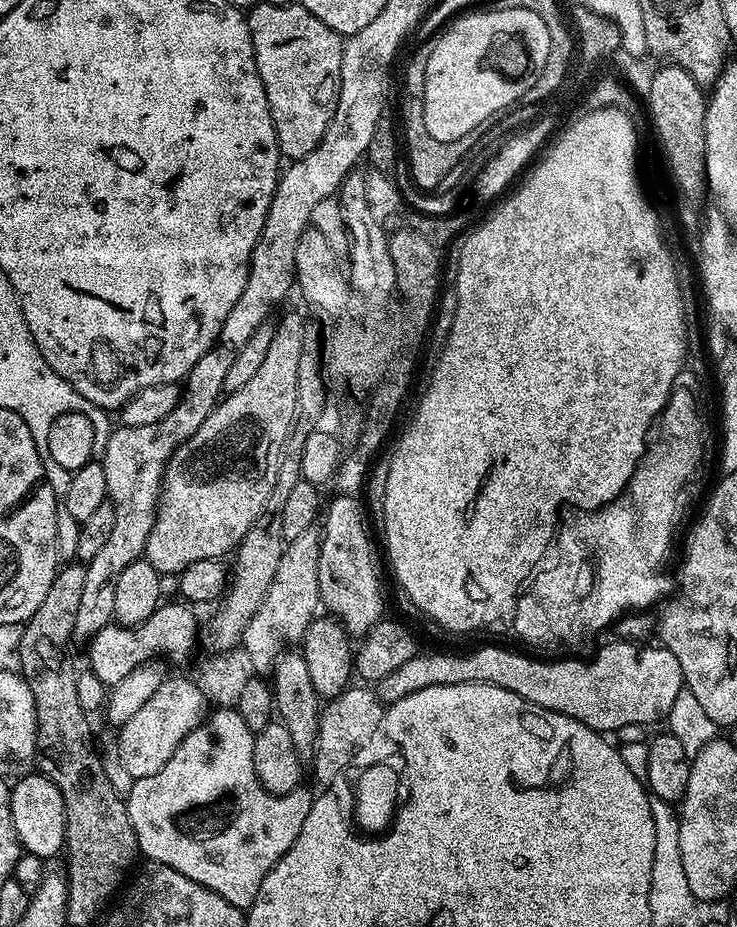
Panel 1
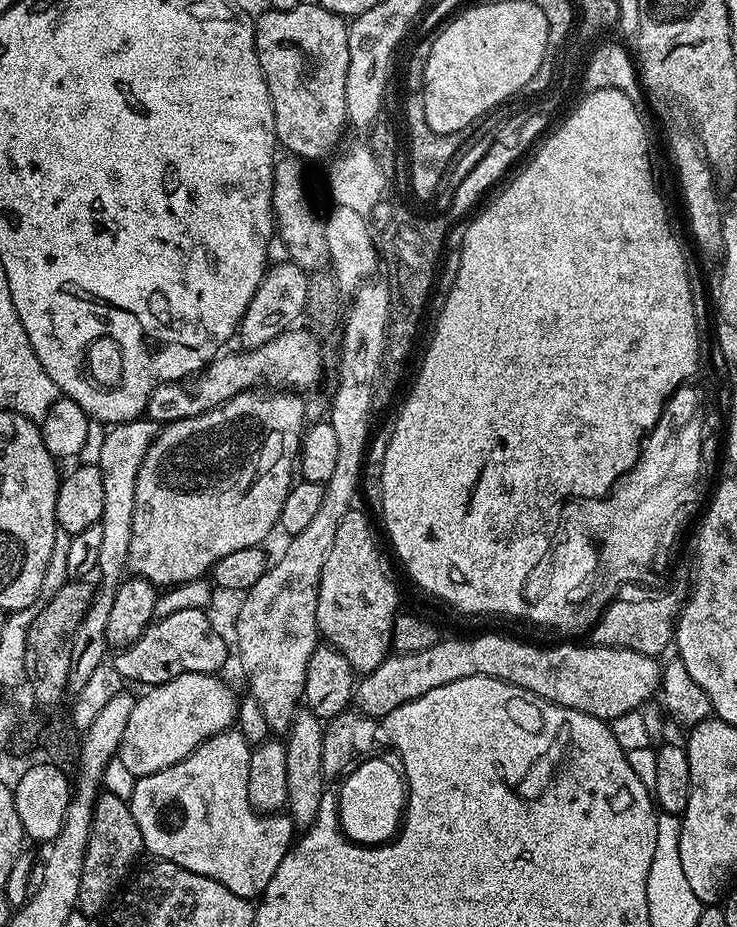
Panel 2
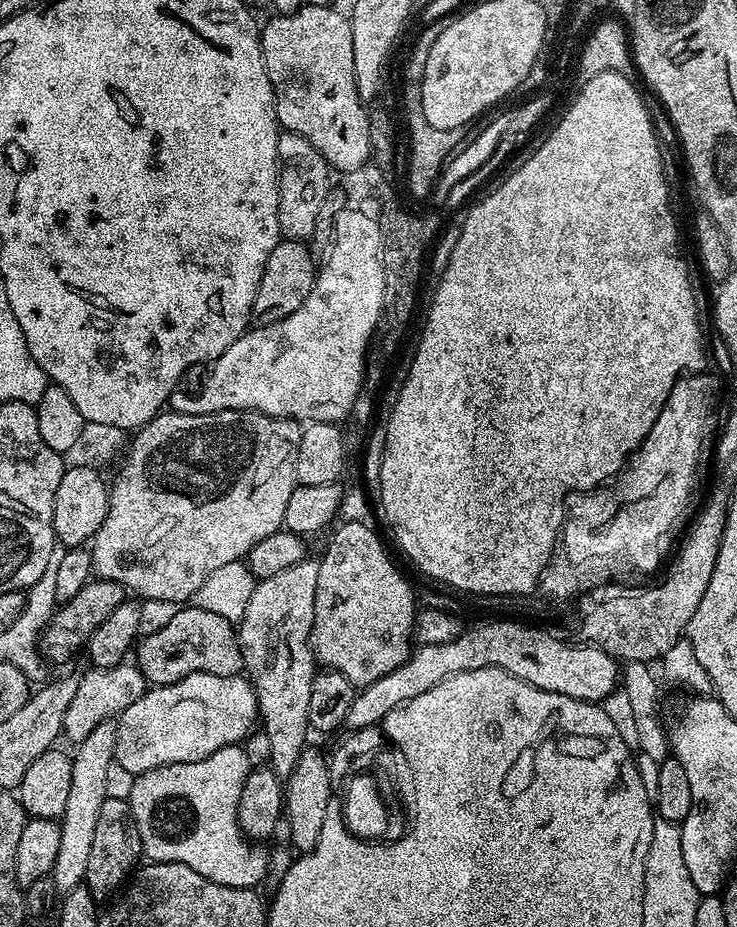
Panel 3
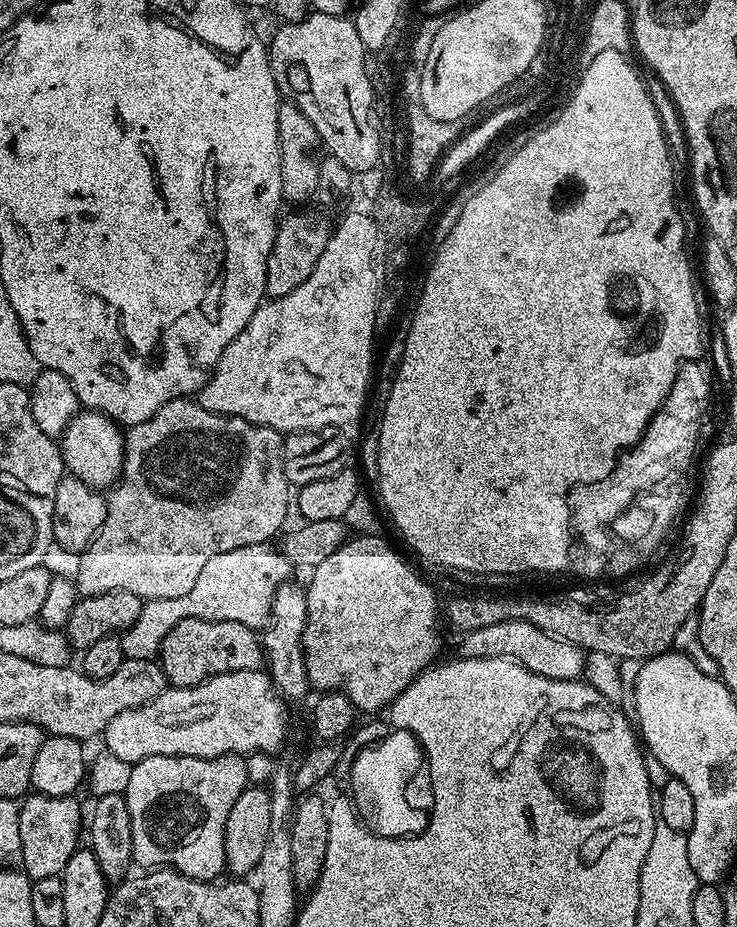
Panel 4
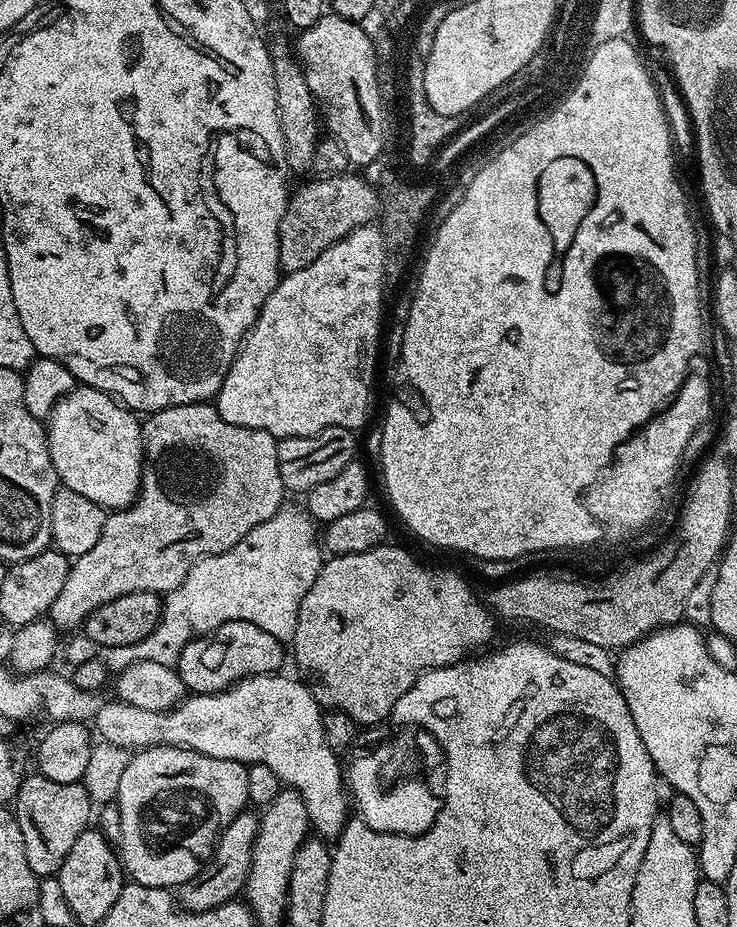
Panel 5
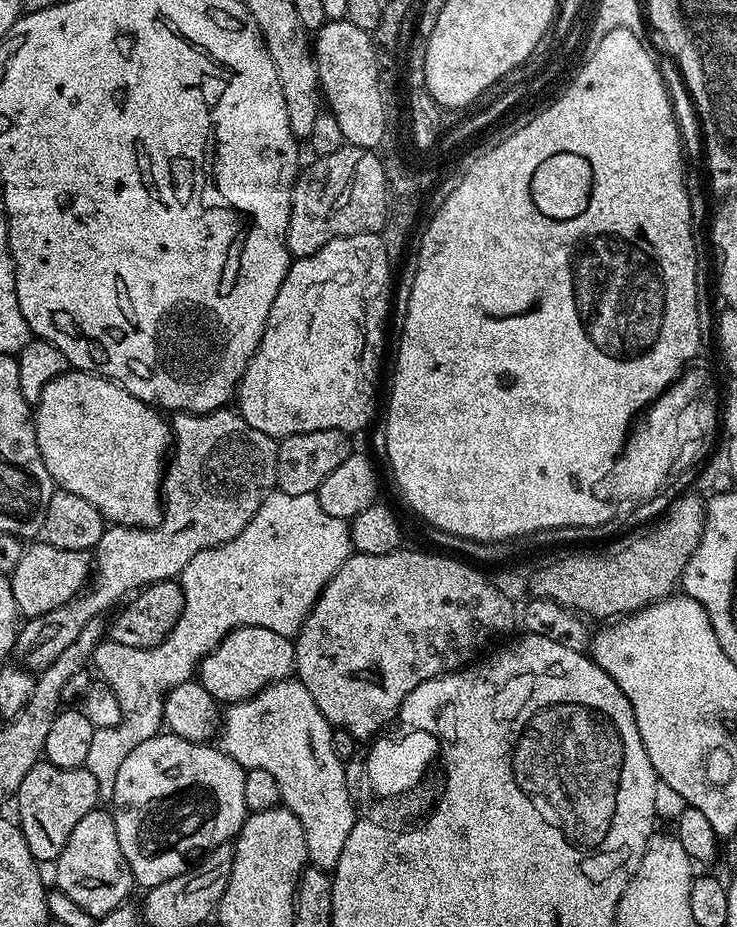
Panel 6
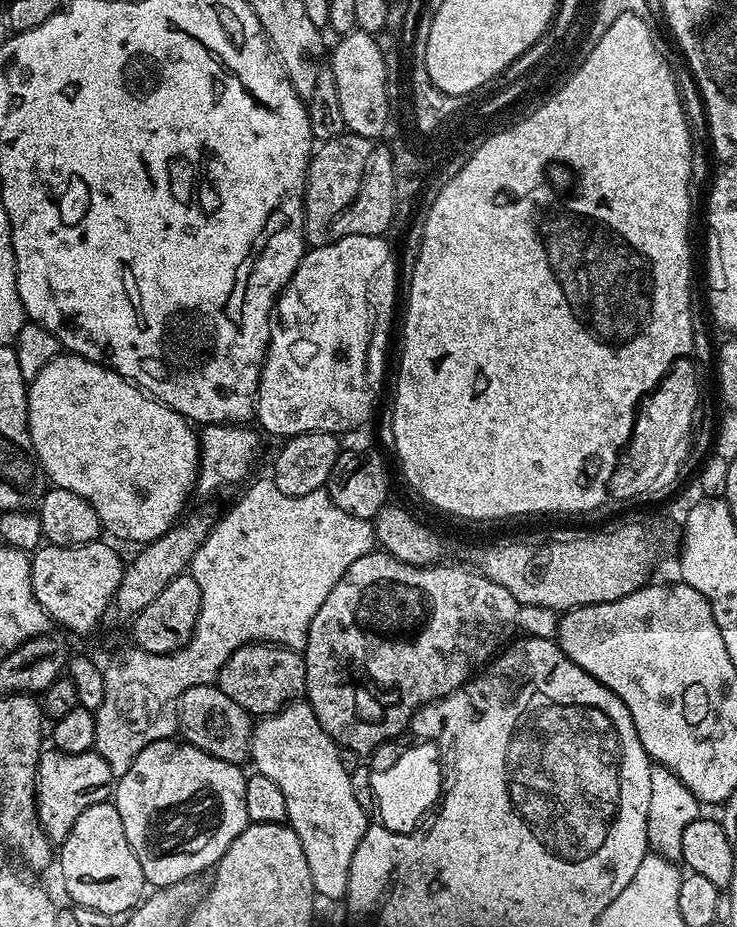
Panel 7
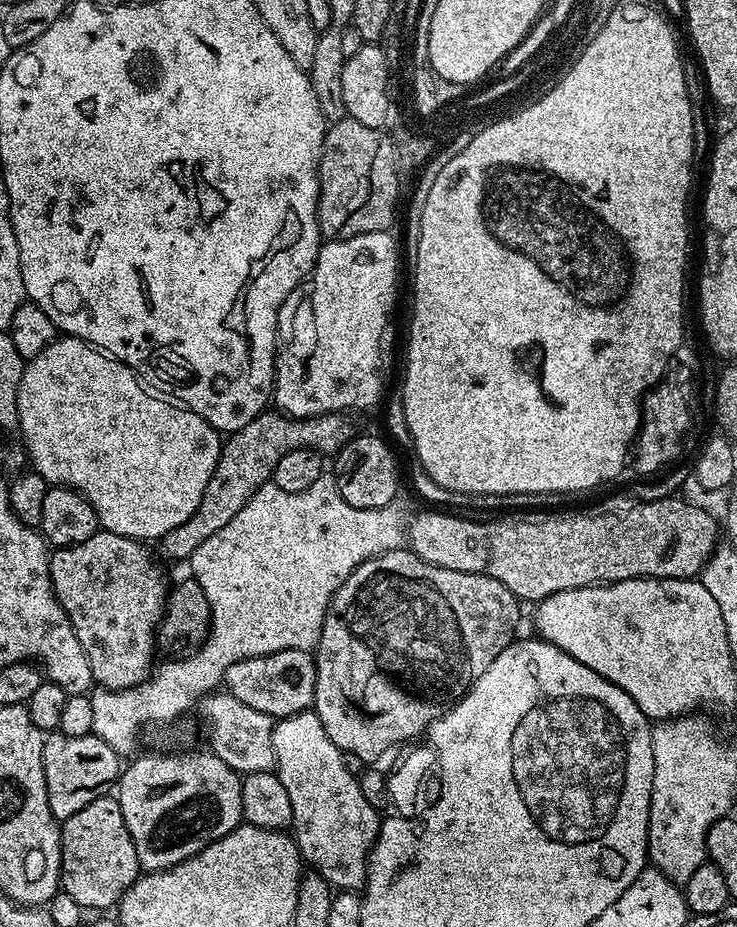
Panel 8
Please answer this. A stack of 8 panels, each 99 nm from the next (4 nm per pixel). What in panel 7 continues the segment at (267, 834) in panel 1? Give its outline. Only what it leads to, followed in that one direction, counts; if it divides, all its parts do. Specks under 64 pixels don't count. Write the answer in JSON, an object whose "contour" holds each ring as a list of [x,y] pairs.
{"contour":[[[169,738],[156,740],[143,748],[134,758],[130,770],[126,770],[126,774],[115,781],[114,803],[118,815],[122,817],[126,842],[130,842],[130,850],[134,850],[138,863],[142,865],[145,881],[153,889],[199,877],[199,872],[207,873],[220,860],[230,842],[242,834],[242,830],[250,823],[246,814],[244,770],[239,764],[214,758],[214,754],[206,754],[206,750],[185,744],[183,739]]]}

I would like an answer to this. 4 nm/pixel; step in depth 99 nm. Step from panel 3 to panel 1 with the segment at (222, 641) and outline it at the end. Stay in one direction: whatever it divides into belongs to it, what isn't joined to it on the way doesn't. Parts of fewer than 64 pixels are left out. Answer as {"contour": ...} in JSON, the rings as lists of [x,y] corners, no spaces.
{"contour":[[[161,603],[160,607],[154,610],[154,614],[150,614],[150,618],[146,618],[146,622],[142,622],[137,628],[123,628],[115,622],[107,624],[87,641],[87,667],[106,686],[111,686],[122,682],[122,678],[126,678],[130,670],[138,670],[138,666],[157,658],[173,660],[176,664],[186,663],[191,658],[192,651],[198,648],[198,624],[196,628],[196,616],[192,613],[195,611],[187,603],[179,603]]]}

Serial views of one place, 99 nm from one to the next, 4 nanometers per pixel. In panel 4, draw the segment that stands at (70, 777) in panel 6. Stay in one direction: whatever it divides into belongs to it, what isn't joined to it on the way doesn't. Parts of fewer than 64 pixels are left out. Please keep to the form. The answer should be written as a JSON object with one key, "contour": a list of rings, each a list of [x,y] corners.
{"contour":[[[32,794],[23,801],[25,804],[19,805],[18,834],[22,838],[22,864],[25,874],[32,881],[60,876],[66,862],[70,862],[70,858],[76,853],[82,840],[80,804],[76,799],[75,795],[41,796]]]}

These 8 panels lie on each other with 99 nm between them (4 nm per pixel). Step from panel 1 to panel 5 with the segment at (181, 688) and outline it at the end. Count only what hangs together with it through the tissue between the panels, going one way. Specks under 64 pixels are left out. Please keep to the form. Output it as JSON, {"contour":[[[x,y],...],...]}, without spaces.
{"contour":[[[285,674],[270,676],[248,676],[237,684],[232,684],[224,692],[192,694],[180,701],[169,712],[151,712],[138,706],[123,704],[120,700],[109,699],[109,704],[101,703],[94,717],[94,732],[100,740],[129,750],[151,748],[153,744],[165,744],[175,748],[189,748],[206,754],[210,758],[226,758],[242,765],[265,764],[278,774],[281,785],[296,789],[296,793],[306,802],[306,814],[311,831],[320,838],[339,837],[350,819],[350,800],[346,795],[346,776],[337,753],[326,746],[326,734],[322,734],[324,712],[314,694],[303,679],[291,680]]]}

